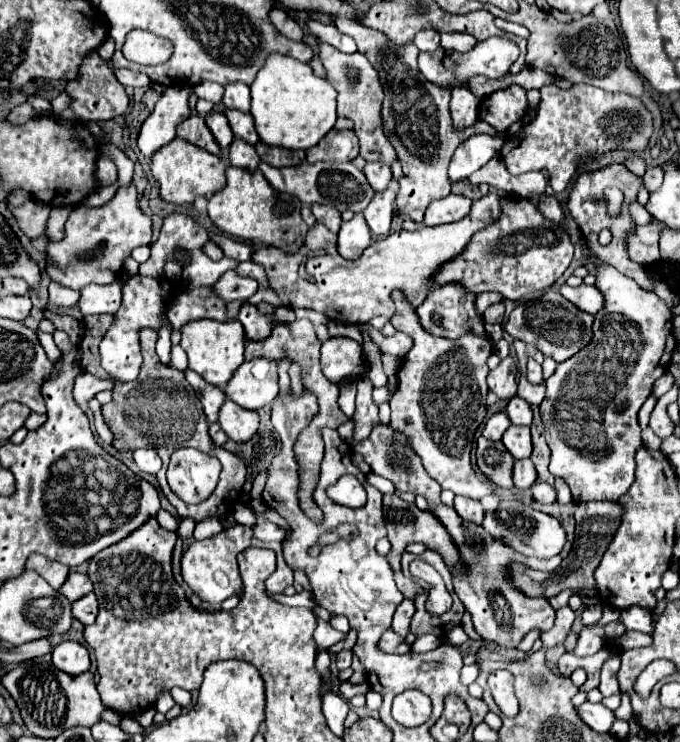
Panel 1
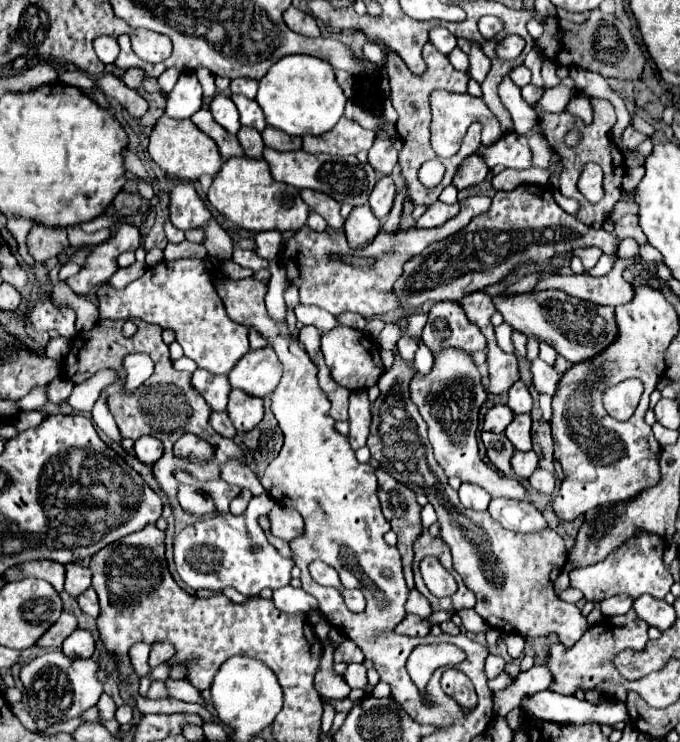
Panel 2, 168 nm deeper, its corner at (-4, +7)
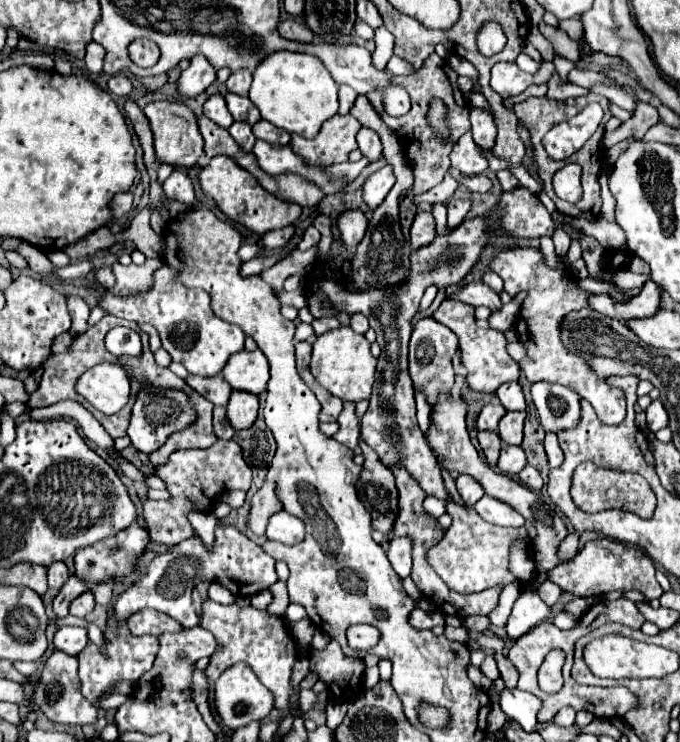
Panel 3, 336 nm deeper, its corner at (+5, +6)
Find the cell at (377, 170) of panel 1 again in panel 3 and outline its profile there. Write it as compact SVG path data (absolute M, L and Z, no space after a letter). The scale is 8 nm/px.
M362 127L362 129L358 131L356 139L358 139L358 149L362 151L362 155L364 155L370 163L382 159L382 141L380 141L380 137L378 137L376 131L372 131L372 129L368 129L368 127Z

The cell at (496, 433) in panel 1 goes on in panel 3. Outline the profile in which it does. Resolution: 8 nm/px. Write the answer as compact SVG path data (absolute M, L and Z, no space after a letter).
M500 403L486 405L478 417L478 429L480 431L498 431L498 421L504 417L504 413L506 413L506 409Z

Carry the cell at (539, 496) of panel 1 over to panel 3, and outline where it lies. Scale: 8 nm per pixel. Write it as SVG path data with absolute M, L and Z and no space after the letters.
M526 465L526 469L522 469L522 473L520 473L518 477L520 477L520 481L522 481L528 489L532 489L532 491L540 491L540 489L542 489L542 477L540 477L540 473L538 473L534 467Z

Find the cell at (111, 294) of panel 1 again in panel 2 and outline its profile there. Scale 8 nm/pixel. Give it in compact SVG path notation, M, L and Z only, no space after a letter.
M135 262L135 264L131 264L129 268L117 270L115 276L111 276L109 284L111 284L113 288L125 288L125 286L131 284L133 280L137 280L143 272L145 272L145 264L143 264L143 262Z

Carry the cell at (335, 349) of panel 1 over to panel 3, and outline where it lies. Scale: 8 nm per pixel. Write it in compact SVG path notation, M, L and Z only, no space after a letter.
M340 327L326 331L324 335L316 337L310 371L316 377L316 381L328 389L332 395L340 397L342 401L362 401L368 399L374 385L374 371L376 371L376 359L370 353L370 343L364 335L354 333L350 327Z

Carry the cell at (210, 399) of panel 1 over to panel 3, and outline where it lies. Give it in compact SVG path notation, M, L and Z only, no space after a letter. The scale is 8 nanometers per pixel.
M188 375L186 383L200 393L204 399L208 399L212 405L226 405L230 399L230 391L232 387L222 379L222 375L214 375L214 377L194 377Z

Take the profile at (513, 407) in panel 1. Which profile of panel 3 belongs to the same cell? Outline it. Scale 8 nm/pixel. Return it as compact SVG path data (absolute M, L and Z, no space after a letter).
M504 383L496 391L496 395L508 411L524 411L526 409L526 399L524 399L522 387L518 383Z

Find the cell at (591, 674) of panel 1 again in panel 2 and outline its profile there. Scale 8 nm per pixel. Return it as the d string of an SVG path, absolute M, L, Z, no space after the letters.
M631 610L625 616L605 616L601 622L591 626L581 636L581 640L575 644L575 648L561 648L563 644L553 644L545 658L545 666L549 668L549 672L553 676L549 690L569 696L581 688L583 692L599 690L605 696L615 696L617 690L623 688L625 680L623 680L623 676L619 676L619 672L615 672L615 666L611 664L611 656L615 656L619 650L625 650L625 648L641 650L649 640L647 630L649 630L649 624L643 622Z

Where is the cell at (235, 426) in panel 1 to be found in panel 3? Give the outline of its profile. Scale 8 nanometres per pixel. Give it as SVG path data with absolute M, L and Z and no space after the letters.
M232 391L226 407L226 417L230 425L236 431L248 429L256 421L256 415L258 415L258 397L244 391Z

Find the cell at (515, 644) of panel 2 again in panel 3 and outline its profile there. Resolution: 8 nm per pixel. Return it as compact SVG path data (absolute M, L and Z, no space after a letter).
M488 653L488 657L486 657L486 661L482 663L482 673L488 677L488 679L498 679L500 677L500 671L498 671L498 663L496 663L496 659L494 659L494 653Z

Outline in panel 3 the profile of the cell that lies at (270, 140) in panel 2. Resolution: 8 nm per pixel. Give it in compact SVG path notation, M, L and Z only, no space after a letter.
M258 121L254 127L252 127L252 133L256 135L256 139L262 139L266 143L272 143L272 145L278 145L280 143L280 129L274 127L272 123L268 121Z

